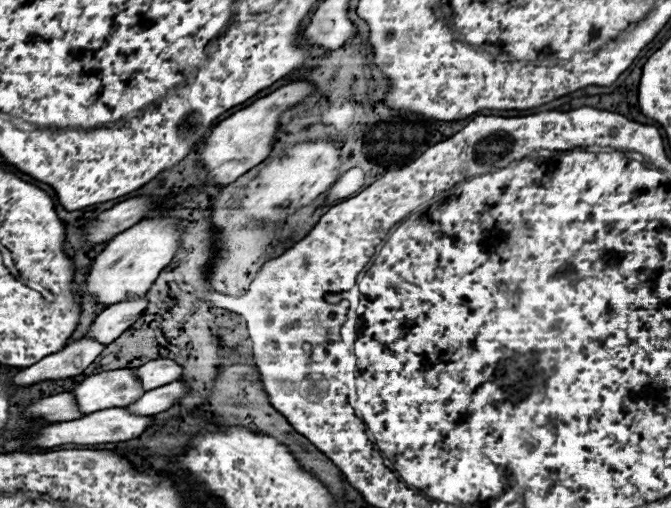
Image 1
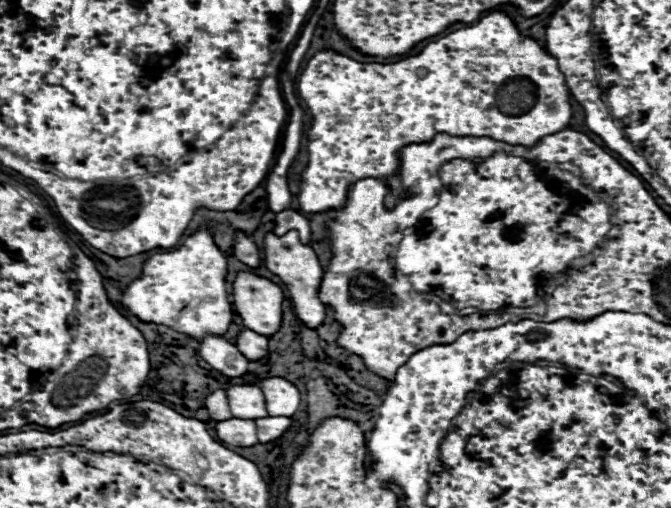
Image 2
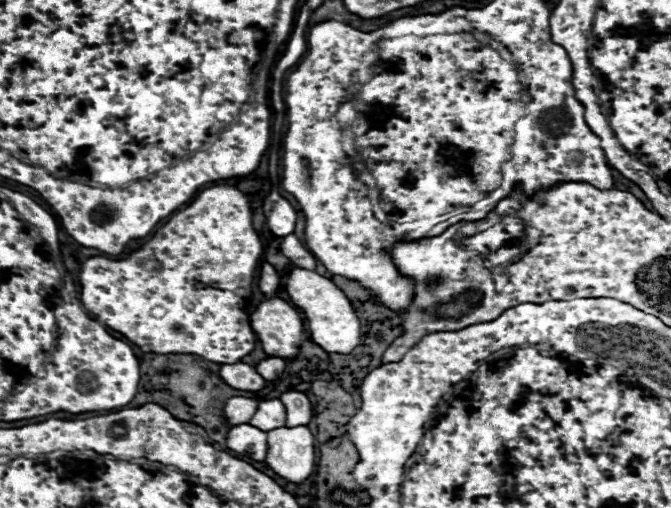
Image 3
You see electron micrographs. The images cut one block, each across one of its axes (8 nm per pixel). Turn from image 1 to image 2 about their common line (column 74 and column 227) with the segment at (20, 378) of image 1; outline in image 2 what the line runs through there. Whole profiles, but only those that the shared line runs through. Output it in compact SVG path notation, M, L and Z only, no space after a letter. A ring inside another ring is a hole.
M204 336L200 342L200 356L224 376L238 378L248 370L248 360L238 352L234 344L230 344L222 336Z

